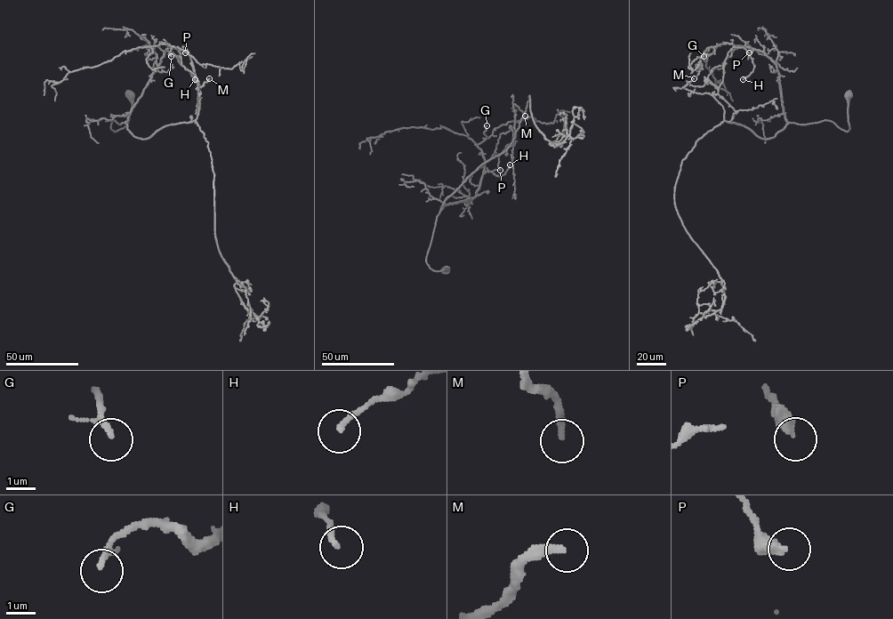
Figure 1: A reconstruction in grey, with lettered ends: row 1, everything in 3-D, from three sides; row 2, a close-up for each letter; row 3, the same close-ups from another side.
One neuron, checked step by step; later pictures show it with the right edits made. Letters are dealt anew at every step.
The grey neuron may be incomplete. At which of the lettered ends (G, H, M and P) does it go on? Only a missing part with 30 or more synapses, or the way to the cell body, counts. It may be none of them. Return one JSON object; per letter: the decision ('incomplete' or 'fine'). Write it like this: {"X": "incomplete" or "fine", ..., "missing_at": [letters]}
{"G": "fine", "H": "fine", "M": "incomplete", "P": "fine", "missing_at": ["M"]}

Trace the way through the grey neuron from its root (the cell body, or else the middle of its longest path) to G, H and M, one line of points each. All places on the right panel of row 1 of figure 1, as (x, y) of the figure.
G: (848, 95), (847, 131), (827, 120), (805, 124), (788, 122), (779, 73), (763, 52), (725, 43), (703, 56)
H: (848, 95), (848, 131), (799, 124), (785, 120), (779, 73), (763, 52), (750, 53), (743, 79)
M: (848, 95), (848, 131), (827, 120), (789, 122), (761, 139), (726, 121), (711, 95), (683, 87), (694, 78)

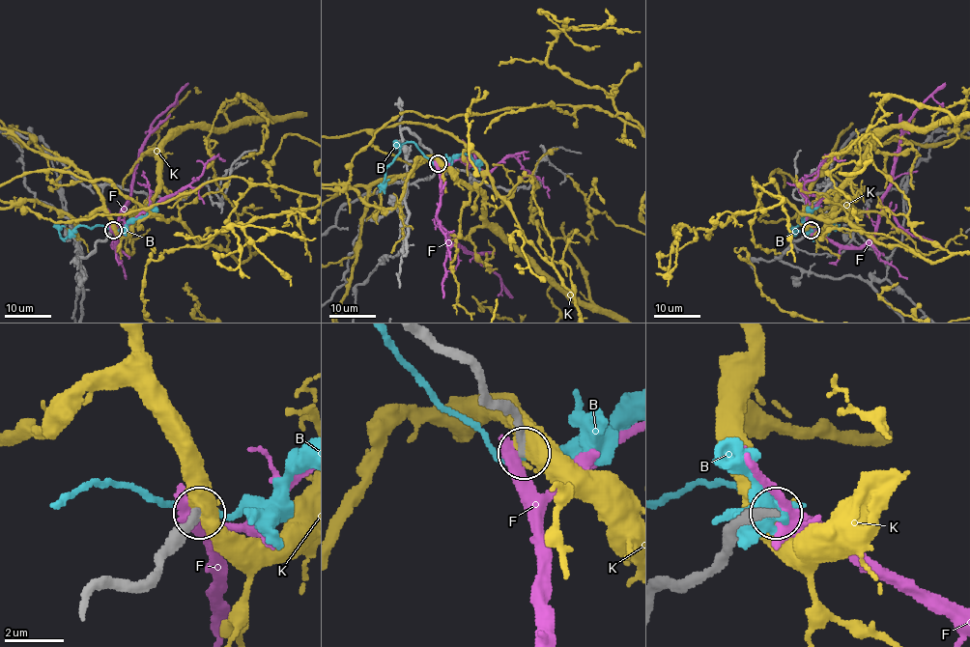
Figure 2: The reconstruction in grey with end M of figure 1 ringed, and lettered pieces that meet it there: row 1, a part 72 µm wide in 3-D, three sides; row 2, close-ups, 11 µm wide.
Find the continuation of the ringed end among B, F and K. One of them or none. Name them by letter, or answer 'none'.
none

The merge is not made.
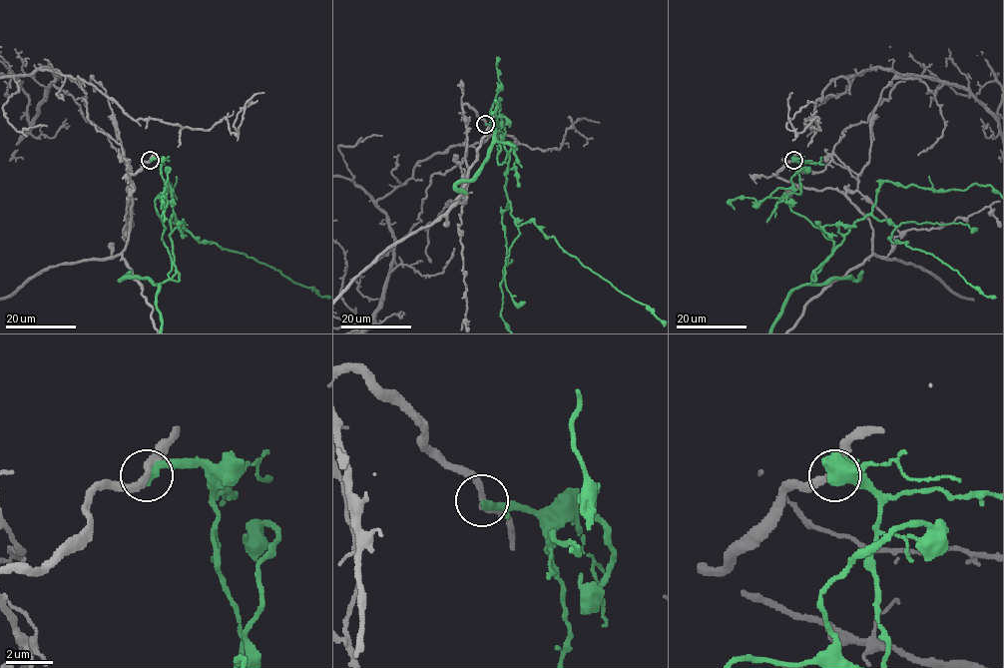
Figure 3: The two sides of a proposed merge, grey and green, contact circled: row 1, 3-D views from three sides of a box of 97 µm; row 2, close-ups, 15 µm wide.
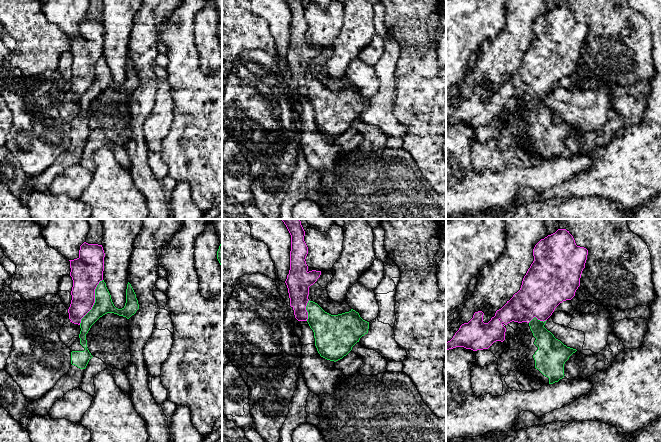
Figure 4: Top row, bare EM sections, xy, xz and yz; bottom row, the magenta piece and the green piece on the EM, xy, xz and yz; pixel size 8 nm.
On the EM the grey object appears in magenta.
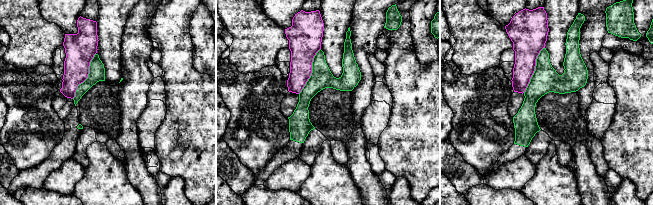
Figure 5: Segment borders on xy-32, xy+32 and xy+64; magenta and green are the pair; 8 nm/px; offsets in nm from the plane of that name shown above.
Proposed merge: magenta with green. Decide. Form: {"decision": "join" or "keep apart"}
{"decision": "keep apart"}

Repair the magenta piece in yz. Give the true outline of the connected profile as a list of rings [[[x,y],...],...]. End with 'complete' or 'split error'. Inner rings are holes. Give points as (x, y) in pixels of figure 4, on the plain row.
[[[566,5],[541,15],[533,25],[534,37],[523,54],[520,66],[496,87],[488,99],[483,98],[482,87],[475,88],[473,94],[460,102],[453,114],[446,119],[446,127],[464,123],[473,127],[488,125],[494,118],[505,116],[506,104],[503,102],[514,97],[529,99],[534,93],[546,97],[555,84],[566,76],[571,76],[580,62],[580,54],[587,36],[588,26],[577,22],[573,12]]]; complete

